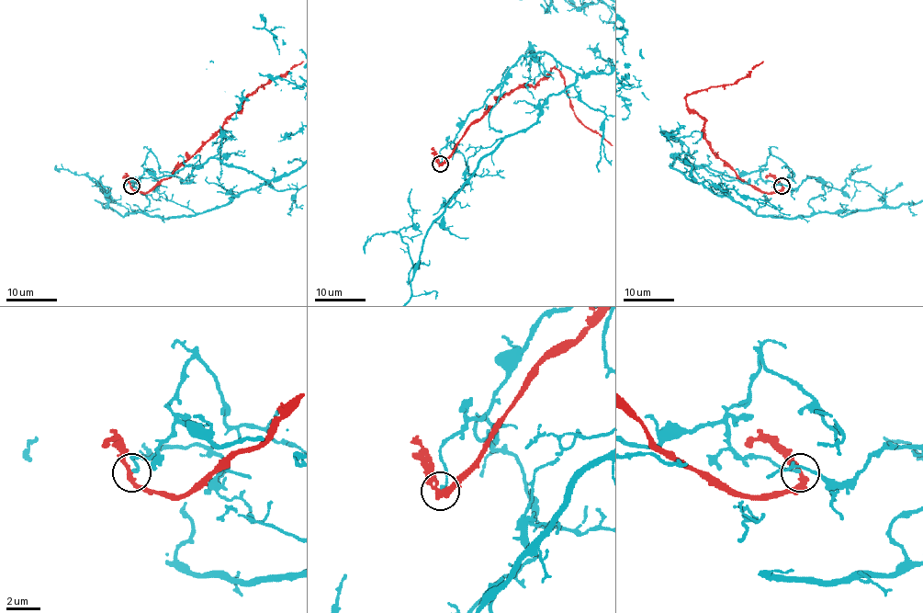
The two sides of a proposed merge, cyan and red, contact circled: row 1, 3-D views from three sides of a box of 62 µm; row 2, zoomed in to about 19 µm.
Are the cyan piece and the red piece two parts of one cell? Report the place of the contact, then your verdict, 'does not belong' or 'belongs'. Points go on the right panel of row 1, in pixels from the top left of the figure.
(782, 186) | does not belong

